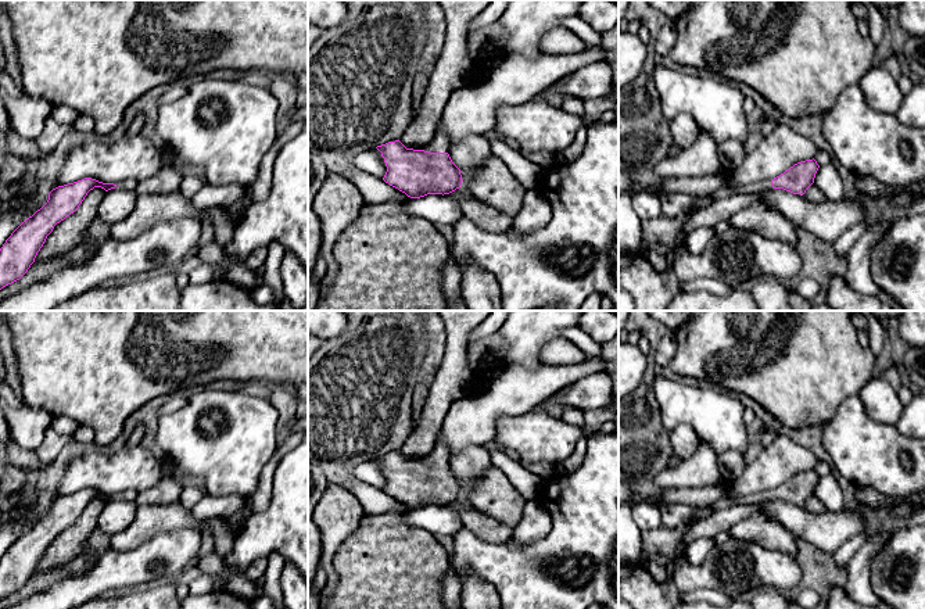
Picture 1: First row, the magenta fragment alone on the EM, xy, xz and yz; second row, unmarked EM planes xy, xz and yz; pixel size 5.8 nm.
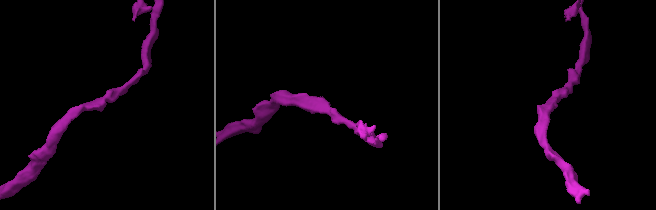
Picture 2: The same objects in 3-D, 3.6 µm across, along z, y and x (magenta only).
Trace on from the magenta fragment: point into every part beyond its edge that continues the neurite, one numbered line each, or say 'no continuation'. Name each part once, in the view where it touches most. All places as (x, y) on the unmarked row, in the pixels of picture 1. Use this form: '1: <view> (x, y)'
1: xz (440, 454)

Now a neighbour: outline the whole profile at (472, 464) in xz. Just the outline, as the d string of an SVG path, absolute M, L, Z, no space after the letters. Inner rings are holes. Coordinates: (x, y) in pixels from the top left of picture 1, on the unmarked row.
M466 447L459 455L449 455L448 465L462 483L476 483L492 468L487 447Z

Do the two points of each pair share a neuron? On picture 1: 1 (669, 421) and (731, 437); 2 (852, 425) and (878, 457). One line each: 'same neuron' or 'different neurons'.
1: same neuron
2: same neuron

